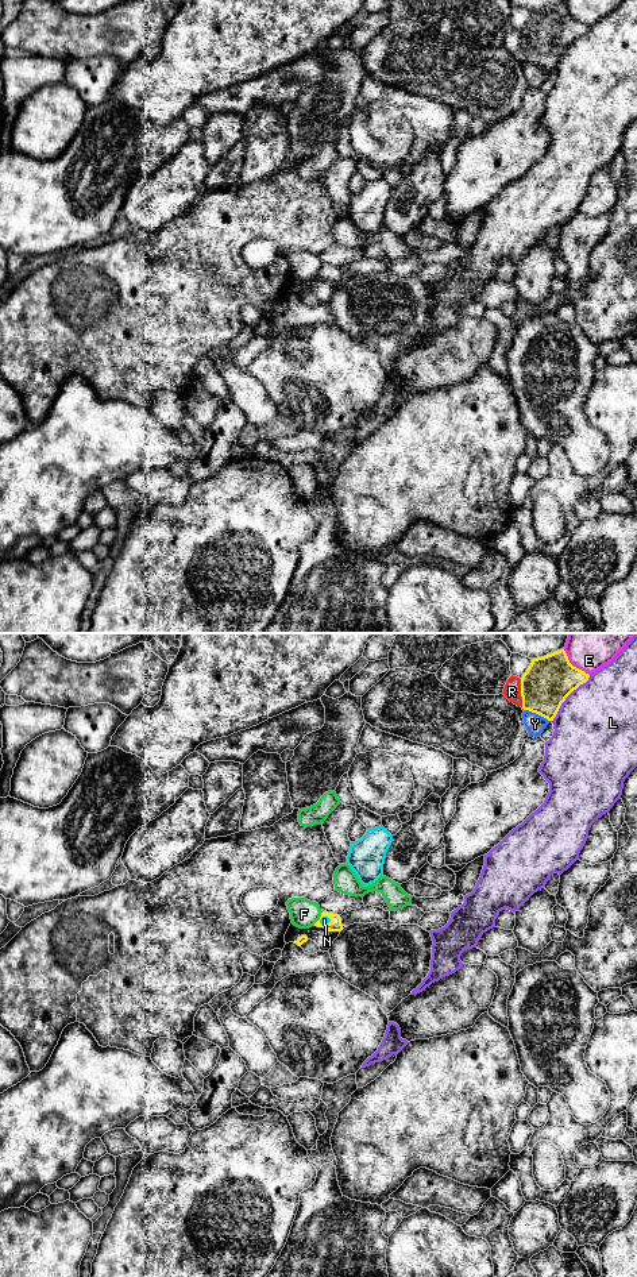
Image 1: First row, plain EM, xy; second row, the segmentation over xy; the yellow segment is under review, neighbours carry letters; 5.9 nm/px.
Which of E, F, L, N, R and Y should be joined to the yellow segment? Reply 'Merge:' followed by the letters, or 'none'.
Merge: N

